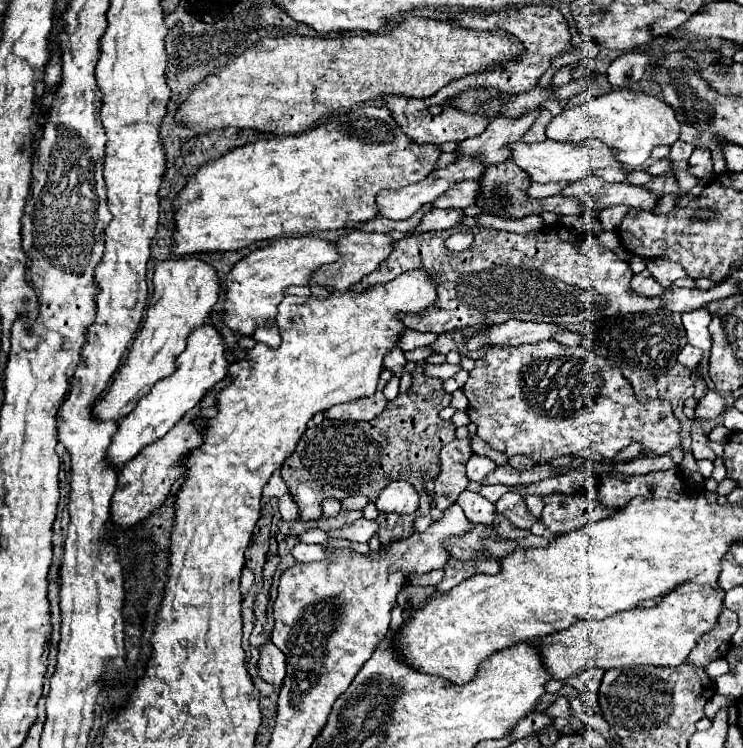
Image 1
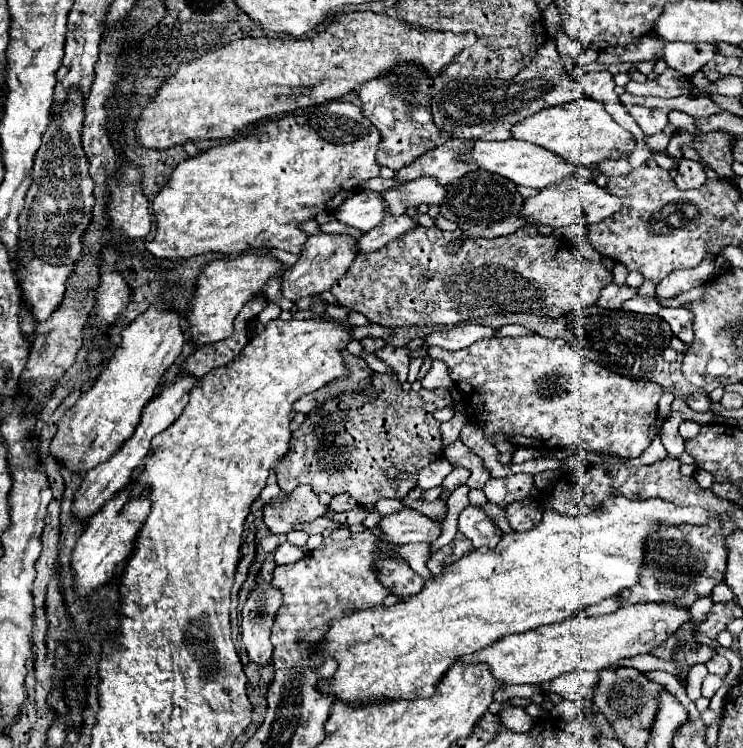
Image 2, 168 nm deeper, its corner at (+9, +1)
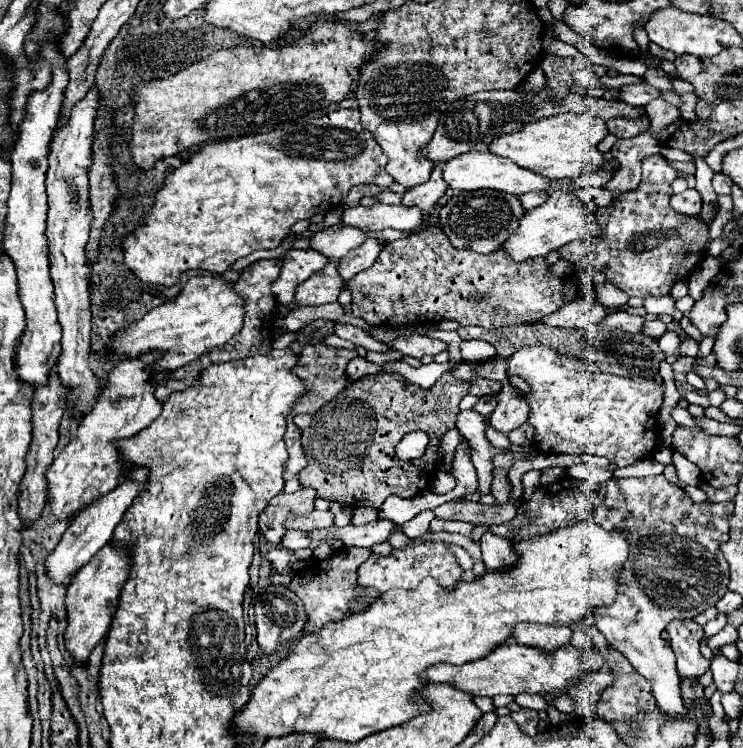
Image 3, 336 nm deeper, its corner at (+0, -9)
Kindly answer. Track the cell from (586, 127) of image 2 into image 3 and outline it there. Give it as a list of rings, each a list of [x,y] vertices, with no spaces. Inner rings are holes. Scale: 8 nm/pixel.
[[[558,114],[542,118],[528,124],[526,130],[504,134],[492,142],[490,152],[510,158],[524,168],[536,170],[552,180],[574,180],[584,174],[586,168],[600,170],[604,164],[604,152],[598,150],[598,144],[608,136],[608,126],[602,118],[590,114]]]

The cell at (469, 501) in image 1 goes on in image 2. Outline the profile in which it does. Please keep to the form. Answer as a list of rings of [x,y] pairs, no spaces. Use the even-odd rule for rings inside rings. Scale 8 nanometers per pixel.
[[[469,506],[459,516],[459,530],[473,542],[473,548],[495,548],[503,532],[493,524],[493,520],[477,506]]]

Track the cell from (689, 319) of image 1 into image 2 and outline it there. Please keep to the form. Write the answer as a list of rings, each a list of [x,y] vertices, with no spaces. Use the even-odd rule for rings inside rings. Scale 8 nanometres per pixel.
[[[661,308],[657,312],[659,318],[669,322],[673,334],[681,338],[685,344],[691,344],[693,340],[693,328],[691,328],[691,312],[687,308]]]

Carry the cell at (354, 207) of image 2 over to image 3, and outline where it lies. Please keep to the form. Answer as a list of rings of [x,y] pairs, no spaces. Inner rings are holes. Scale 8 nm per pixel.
[[[330,226],[312,238],[312,248],[316,248],[326,258],[340,260],[350,250],[360,248],[366,240],[366,232],[356,226]]]

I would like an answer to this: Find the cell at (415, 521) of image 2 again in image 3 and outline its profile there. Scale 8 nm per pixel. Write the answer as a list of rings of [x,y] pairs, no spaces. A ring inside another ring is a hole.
[[[376,520],[370,522],[368,526],[346,526],[346,528],[338,528],[332,526],[328,530],[312,530],[312,540],[320,540],[320,538],[340,538],[346,546],[366,546],[372,548],[380,542],[388,542],[390,534],[398,528],[398,524],[394,524],[392,520]]]

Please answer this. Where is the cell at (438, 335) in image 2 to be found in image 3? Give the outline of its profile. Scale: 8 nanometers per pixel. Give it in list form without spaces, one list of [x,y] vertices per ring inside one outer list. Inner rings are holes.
[[[406,336],[406,338],[398,338],[396,342],[392,342],[392,348],[406,354],[406,356],[414,356],[414,358],[422,358],[422,356],[436,356],[440,352],[448,352],[448,344],[438,340],[438,338],[428,338],[428,336]]]

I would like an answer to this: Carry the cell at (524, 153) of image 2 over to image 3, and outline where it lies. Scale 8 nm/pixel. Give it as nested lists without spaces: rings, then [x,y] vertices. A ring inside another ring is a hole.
[[[476,152],[476,154],[462,154],[460,158],[452,158],[444,166],[444,180],[450,188],[458,190],[480,190],[480,188],[492,188],[500,192],[508,192],[514,196],[526,194],[526,192],[546,192],[550,188],[550,178],[536,174],[528,168],[518,166],[516,162],[502,158],[492,152]]]

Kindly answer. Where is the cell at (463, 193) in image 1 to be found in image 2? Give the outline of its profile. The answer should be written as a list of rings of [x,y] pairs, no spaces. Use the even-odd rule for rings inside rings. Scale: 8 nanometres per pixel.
[[[417,178],[413,182],[389,188],[387,192],[381,192],[383,202],[387,204],[387,214],[401,216],[407,208],[417,208],[419,204],[435,204],[439,206],[443,202],[443,196],[447,190],[437,184],[435,178]]]

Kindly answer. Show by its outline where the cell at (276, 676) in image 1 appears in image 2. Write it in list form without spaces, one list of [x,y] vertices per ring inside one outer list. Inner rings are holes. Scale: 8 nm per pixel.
[[[259,584],[249,592],[249,598],[241,608],[241,628],[243,628],[241,636],[243,636],[247,654],[255,664],[267,666],[271,662],[273,646],[271,646],[269,636],[271,636],[271,626],[273,626],[273,620],[277,616],[277,610],[281,608],[281,604],[283,604],[283,594],[273,584]]]

